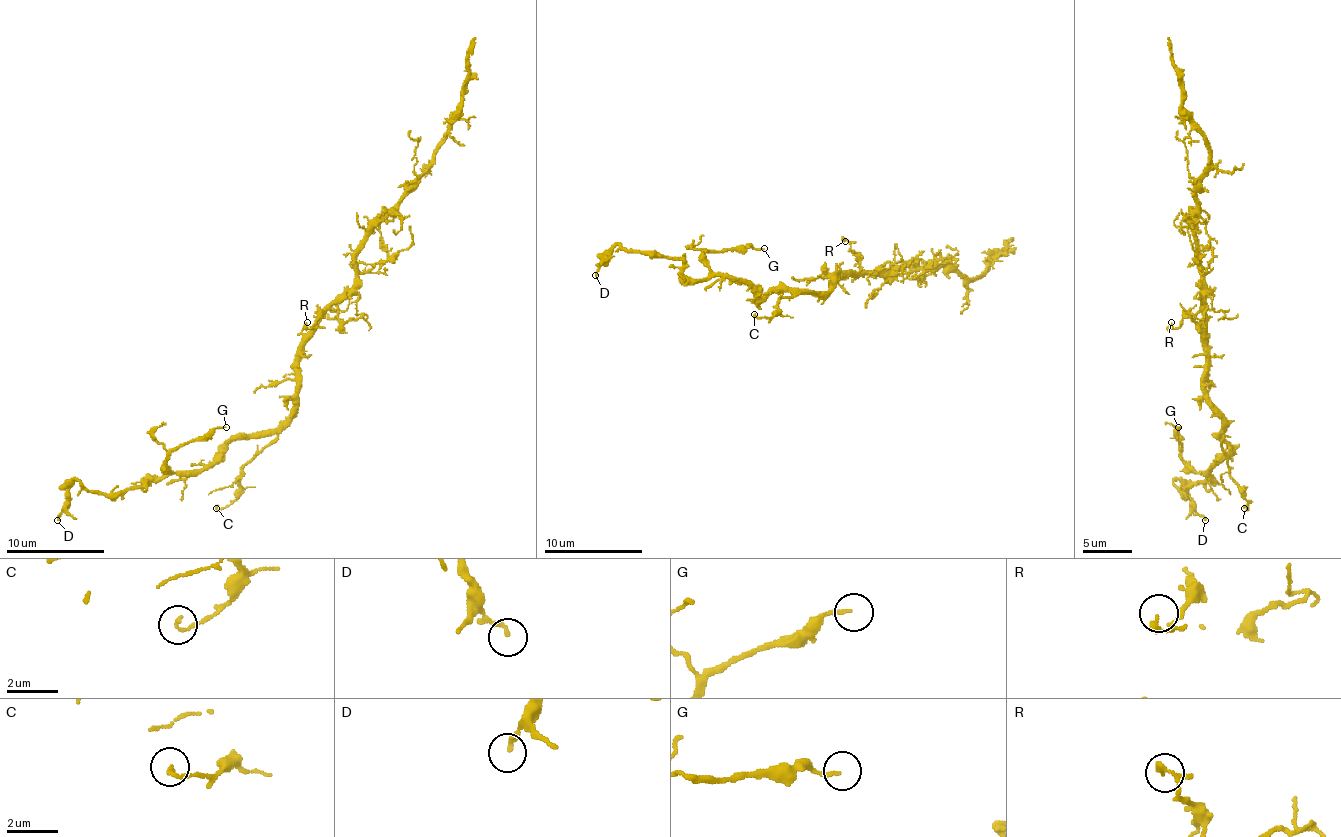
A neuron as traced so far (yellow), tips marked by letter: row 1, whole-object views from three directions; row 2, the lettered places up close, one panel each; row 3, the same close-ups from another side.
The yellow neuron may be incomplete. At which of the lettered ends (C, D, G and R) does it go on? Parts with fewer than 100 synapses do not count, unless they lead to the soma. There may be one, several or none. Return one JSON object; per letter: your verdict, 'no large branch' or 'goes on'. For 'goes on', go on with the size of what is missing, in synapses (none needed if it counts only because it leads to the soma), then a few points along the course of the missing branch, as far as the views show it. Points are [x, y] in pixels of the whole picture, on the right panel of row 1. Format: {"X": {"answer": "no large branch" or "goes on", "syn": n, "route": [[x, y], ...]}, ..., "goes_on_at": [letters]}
{"C": {"answer": "no large branch"}, "D": {"answer": "no large branch"}, "G": {"answer": "no large branch"}, "R": {"answer": "no large branch"}, "goes_on_at": []}

